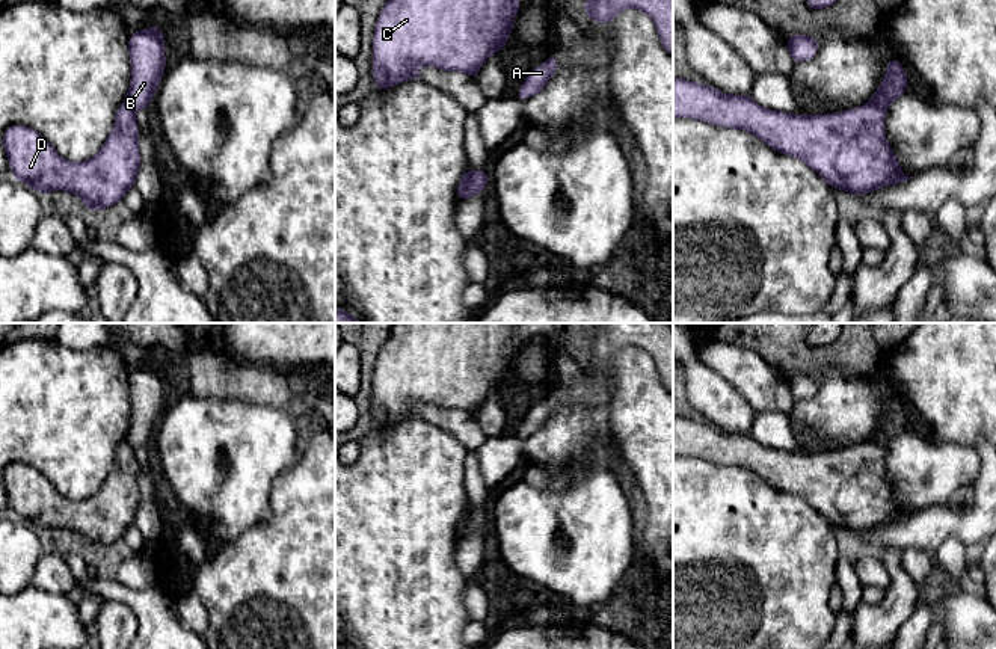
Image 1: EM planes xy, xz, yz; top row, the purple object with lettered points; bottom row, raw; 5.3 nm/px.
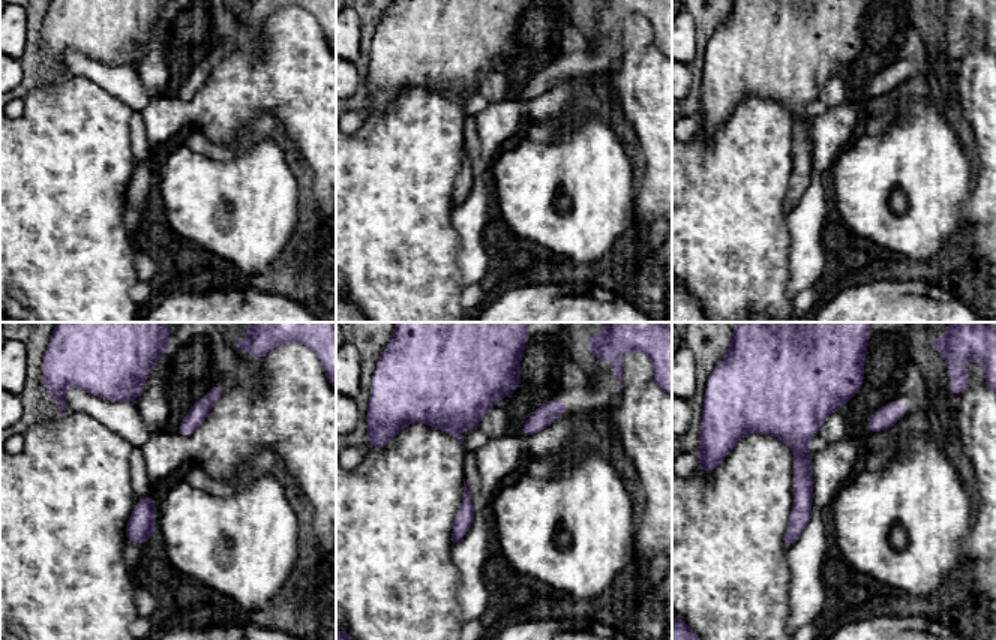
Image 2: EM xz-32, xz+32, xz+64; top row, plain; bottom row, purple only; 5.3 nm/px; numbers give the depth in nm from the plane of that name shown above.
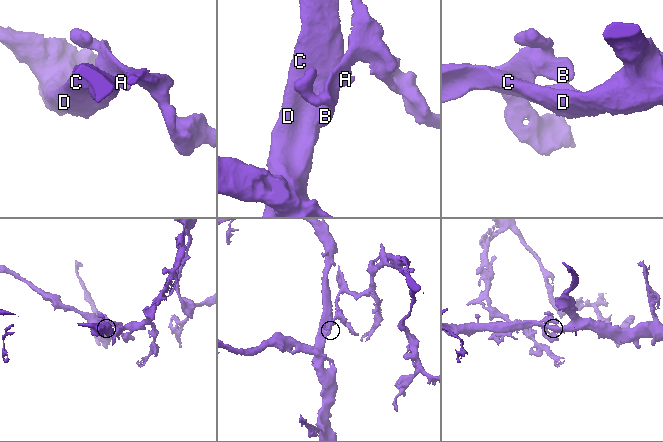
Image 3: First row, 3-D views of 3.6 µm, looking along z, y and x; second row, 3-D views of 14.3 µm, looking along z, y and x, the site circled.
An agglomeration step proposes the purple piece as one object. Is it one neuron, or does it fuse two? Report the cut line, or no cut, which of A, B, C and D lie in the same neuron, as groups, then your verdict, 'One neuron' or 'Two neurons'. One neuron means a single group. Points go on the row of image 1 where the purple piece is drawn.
Split along xz (471, 171), (464, 198). Groups: A B / C D. Two neurons

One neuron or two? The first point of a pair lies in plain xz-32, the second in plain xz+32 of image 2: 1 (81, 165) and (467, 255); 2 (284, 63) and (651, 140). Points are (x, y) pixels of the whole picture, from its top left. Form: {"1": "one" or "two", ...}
{"1": "two", "2": "one"}

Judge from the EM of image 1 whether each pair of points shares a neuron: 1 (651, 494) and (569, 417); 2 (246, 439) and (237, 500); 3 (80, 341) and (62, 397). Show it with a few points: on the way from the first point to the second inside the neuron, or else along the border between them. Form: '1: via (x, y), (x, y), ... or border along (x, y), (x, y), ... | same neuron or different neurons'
1: via (649, 467), (607, 424), (596, 424) | same neuron
2: via (237, 455), (237, 485) | same neuron
3: border along (55, 340), (77, 350), (89, 350), (106, 344) | different neurons

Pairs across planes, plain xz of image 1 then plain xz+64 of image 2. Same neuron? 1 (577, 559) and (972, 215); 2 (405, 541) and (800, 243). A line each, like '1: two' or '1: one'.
1: two
2: two

